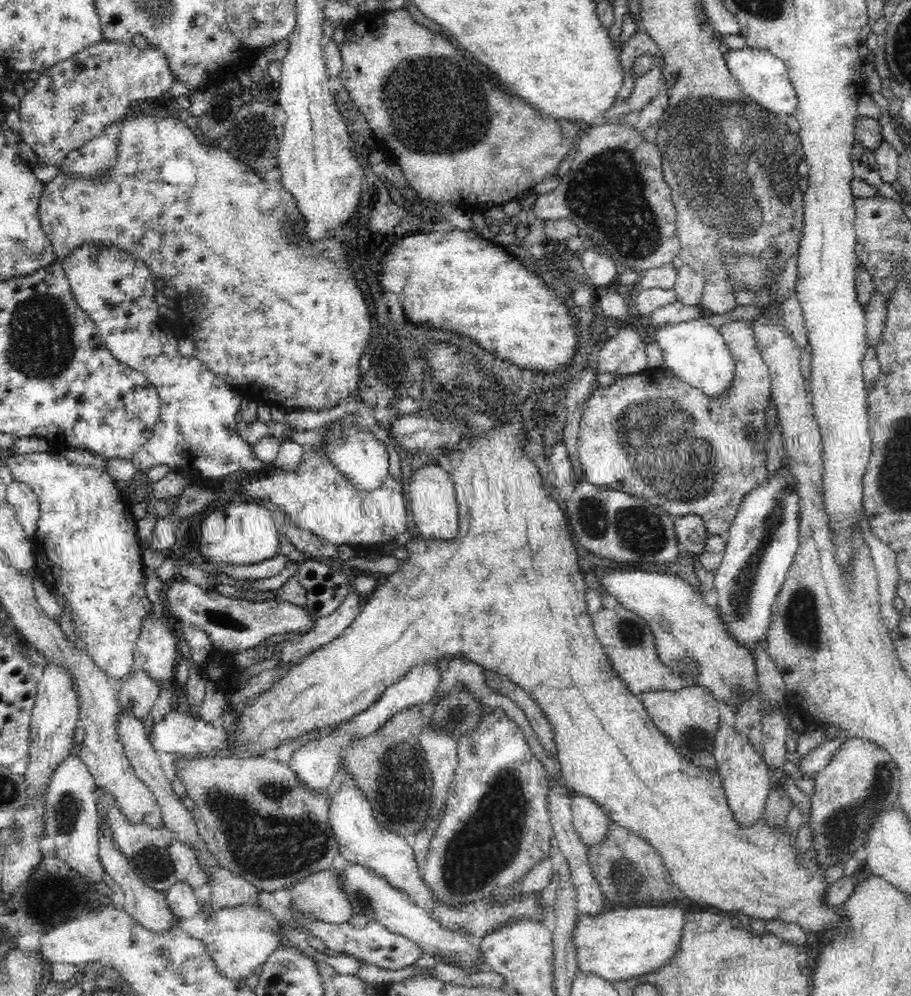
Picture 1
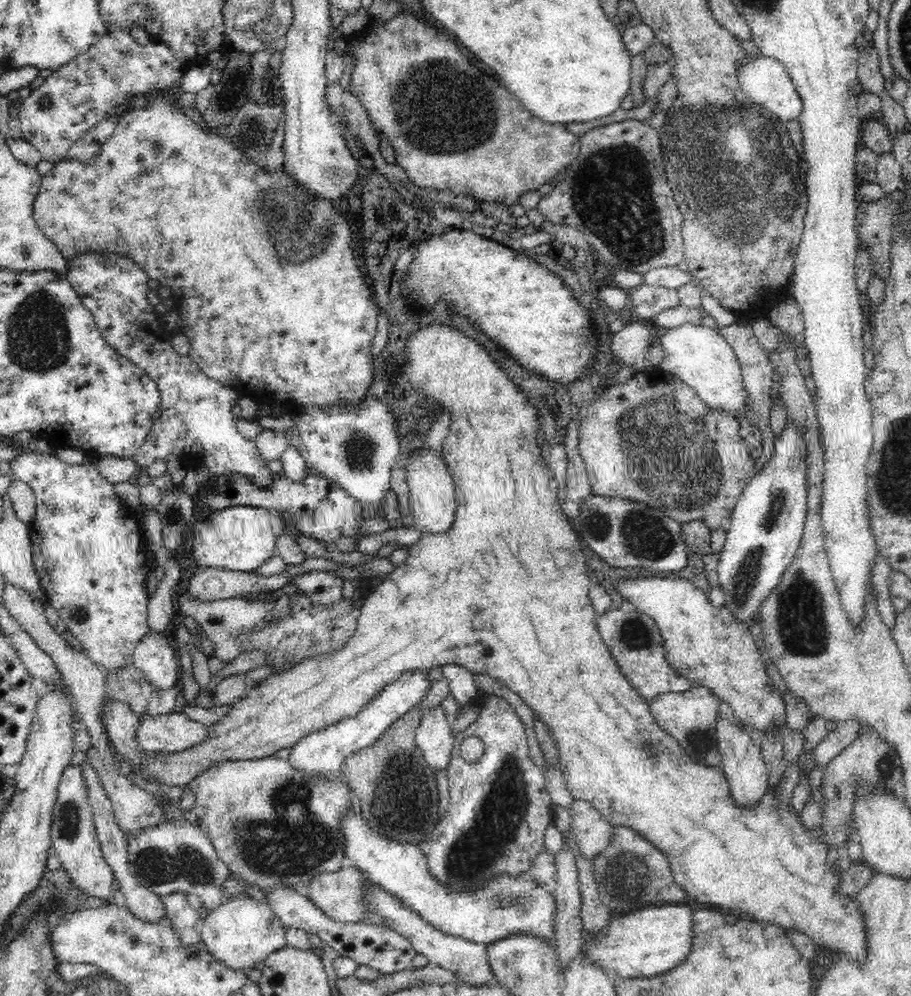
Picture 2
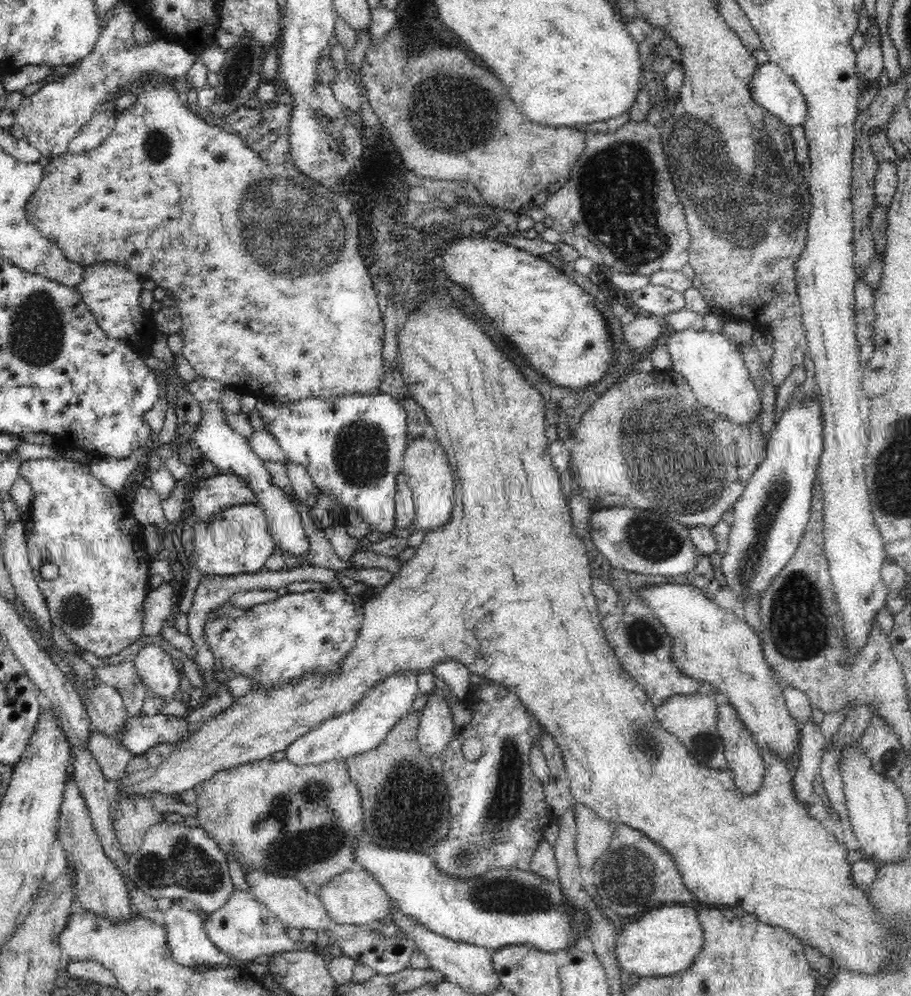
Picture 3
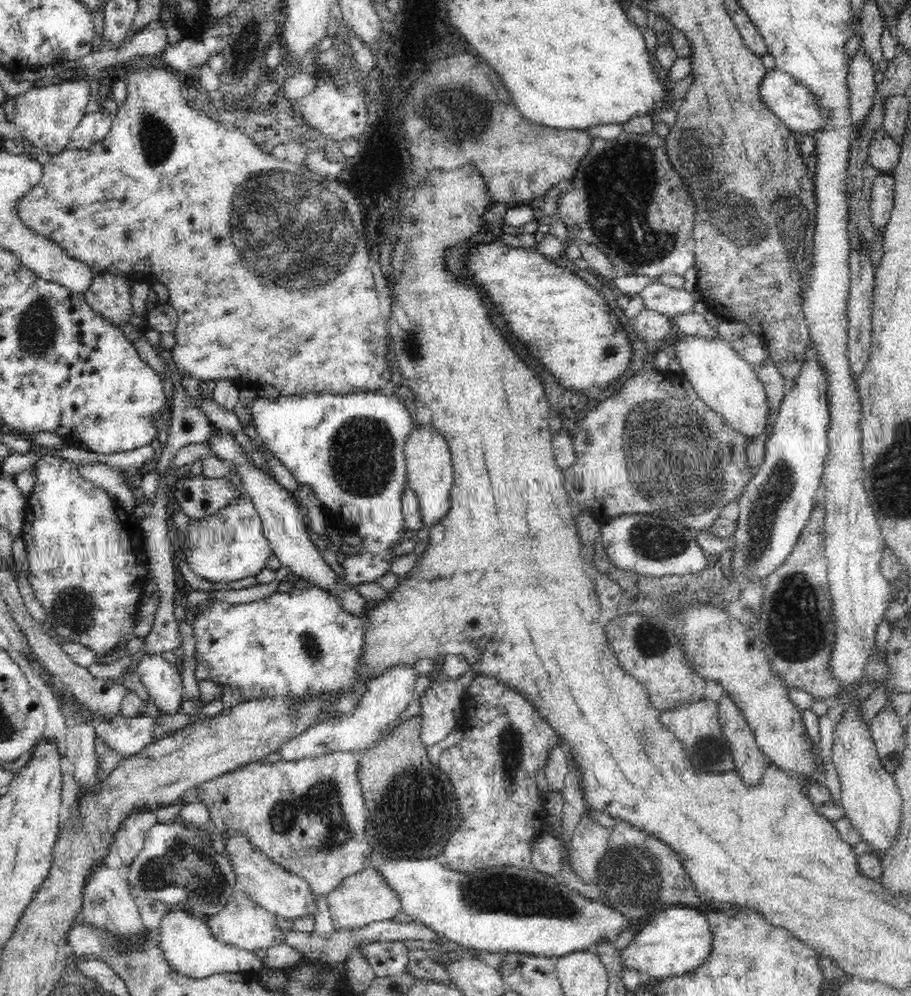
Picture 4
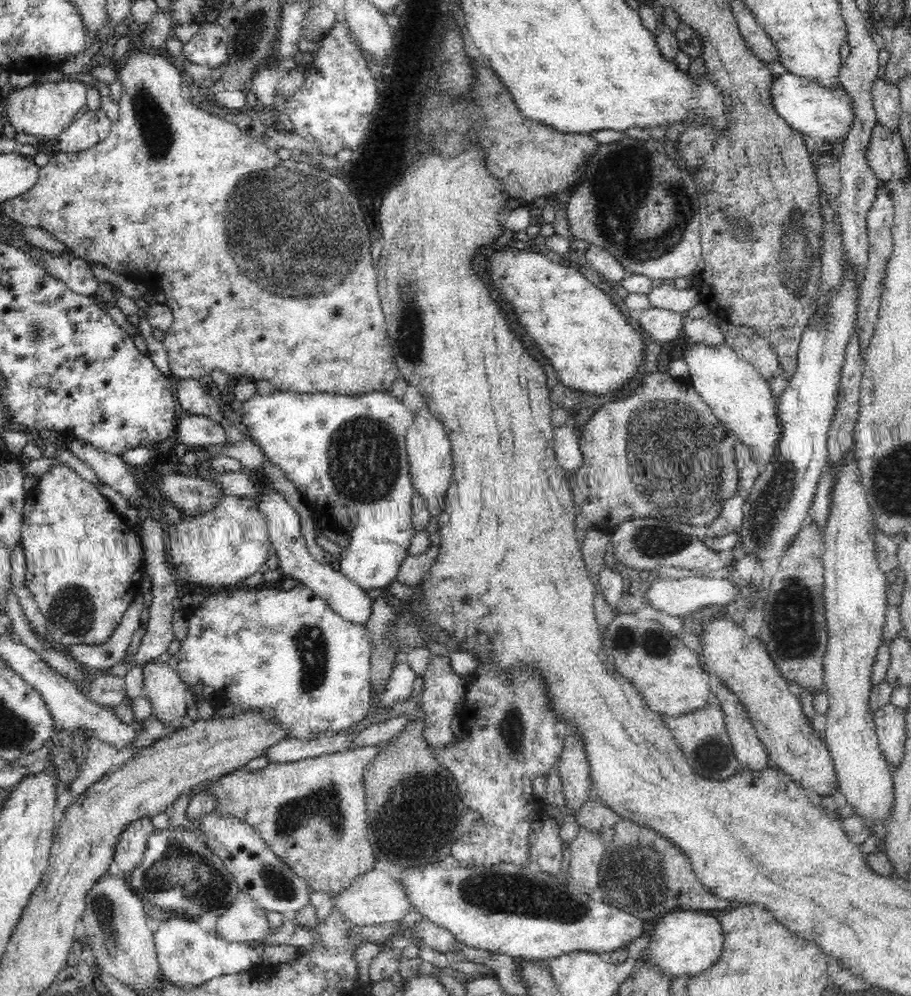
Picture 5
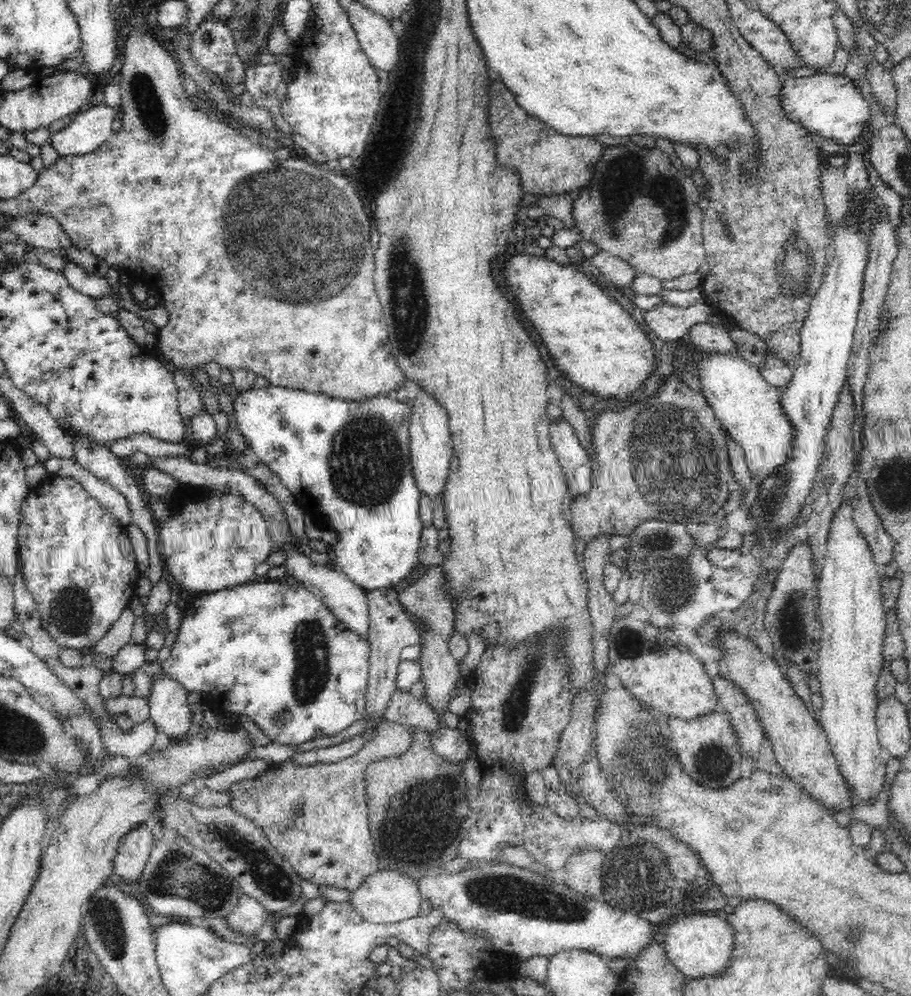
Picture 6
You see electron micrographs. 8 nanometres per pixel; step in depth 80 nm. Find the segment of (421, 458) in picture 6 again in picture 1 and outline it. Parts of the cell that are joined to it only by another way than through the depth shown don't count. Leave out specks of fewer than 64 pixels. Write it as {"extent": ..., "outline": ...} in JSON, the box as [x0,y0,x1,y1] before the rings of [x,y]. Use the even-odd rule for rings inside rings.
{"extent":[408,464,458,538],"outline":[[[430,464],[414,472],[408,488],[412,498],[412,516],[420,536],[452,538],[458,529],[458,505],[455,486],[450,473],[439,464]]]}

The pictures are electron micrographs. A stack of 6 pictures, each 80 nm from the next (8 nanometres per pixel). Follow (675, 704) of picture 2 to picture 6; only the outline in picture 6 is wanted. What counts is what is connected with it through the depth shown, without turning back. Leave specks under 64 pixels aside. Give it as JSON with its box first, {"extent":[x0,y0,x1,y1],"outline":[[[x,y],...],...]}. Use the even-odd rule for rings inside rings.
{"extent":[668,711,744,790],"outline":[[[712,711],[698,719],[683,720],[668,718],[670,727],[670,742],[674,745],[676,758],[682,763],[682,769],[696,783],[707,788],[722,790],[735,783],[740,776],[740,762],[744,758],[738,744],[738,737],[730,725],[724,711]]]}

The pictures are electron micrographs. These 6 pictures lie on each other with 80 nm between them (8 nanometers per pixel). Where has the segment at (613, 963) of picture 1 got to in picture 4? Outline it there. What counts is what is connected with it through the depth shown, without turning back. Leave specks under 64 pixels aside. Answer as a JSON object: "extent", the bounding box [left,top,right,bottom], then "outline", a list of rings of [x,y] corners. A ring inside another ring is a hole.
{"extent":[621,907,714,979],"outline":[[[693,907],[665,908],[634,932],[634,940],[621,951],[625,968],[637,970],[643,977],[664,979],[696,971],[705,964],[713,950],[714,934],[706,917]]]}

